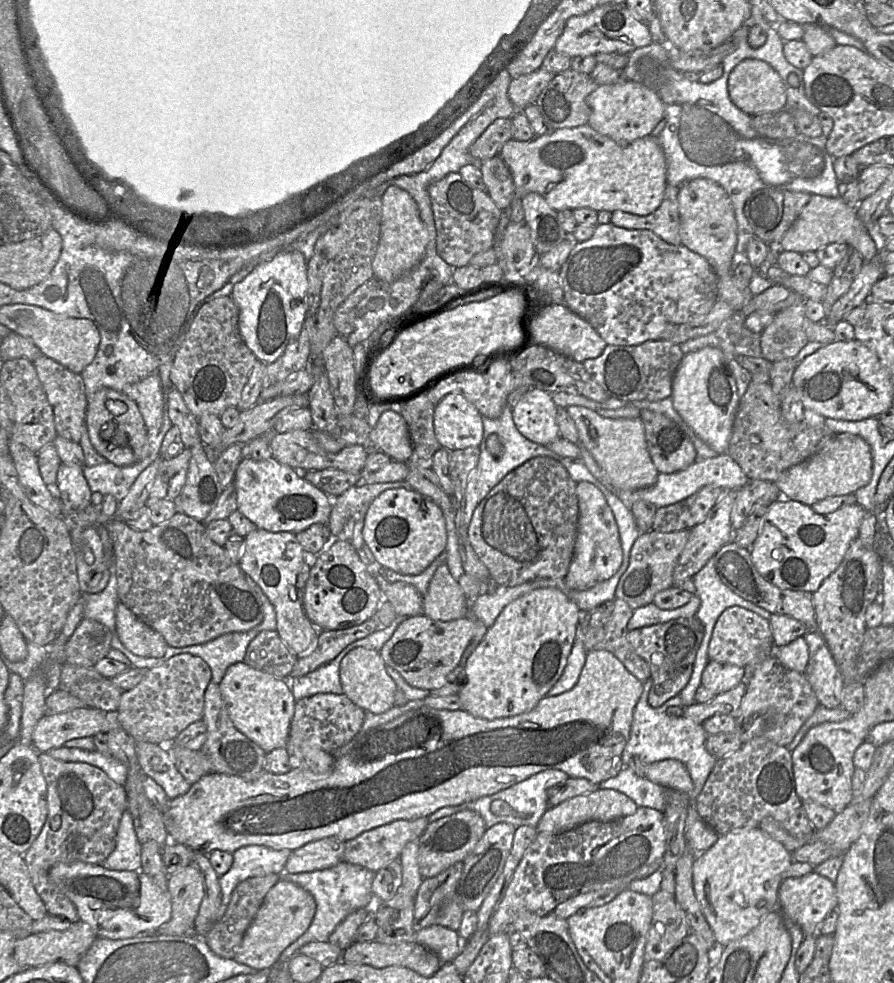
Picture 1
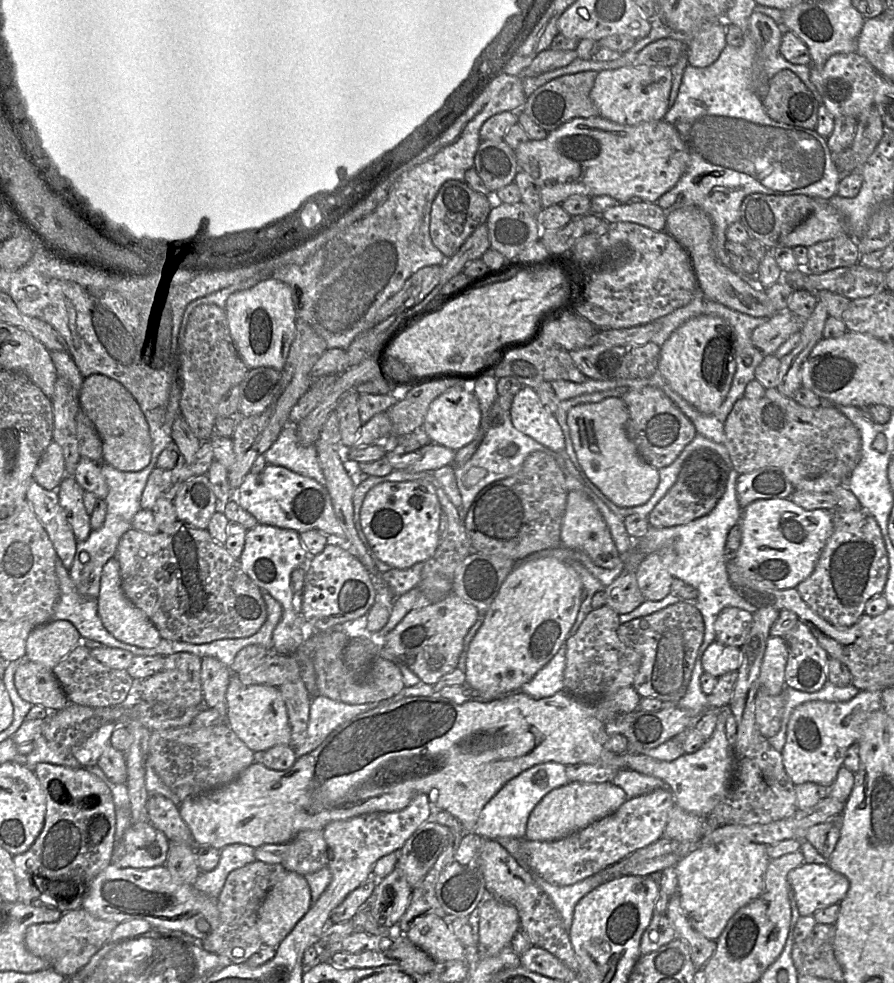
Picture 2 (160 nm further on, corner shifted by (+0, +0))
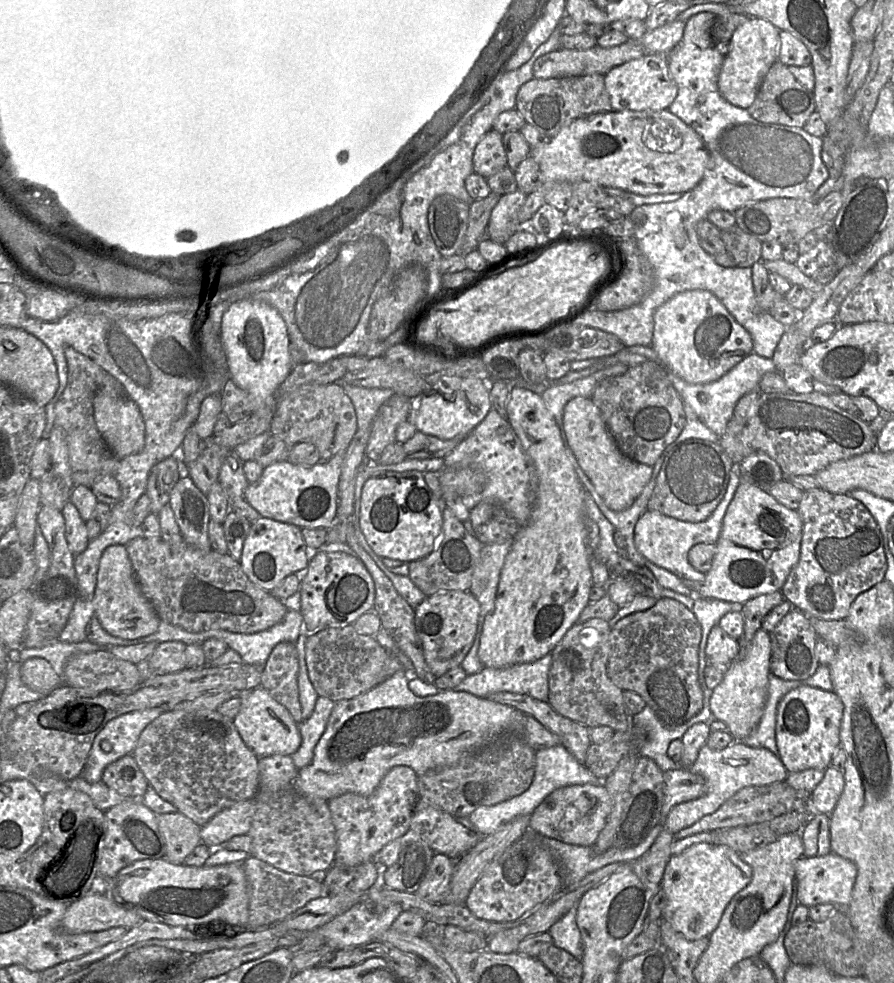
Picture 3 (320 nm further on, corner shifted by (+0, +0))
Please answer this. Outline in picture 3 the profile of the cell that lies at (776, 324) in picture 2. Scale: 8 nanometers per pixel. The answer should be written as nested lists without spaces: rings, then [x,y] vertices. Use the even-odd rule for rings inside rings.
[[[696,289],[680,292],[656,309],[652,348],[661,364],[672,373],[688,383],[701,384],[718,380],[753,353],[753,340],[749,332],[735,320],[713,293]]]

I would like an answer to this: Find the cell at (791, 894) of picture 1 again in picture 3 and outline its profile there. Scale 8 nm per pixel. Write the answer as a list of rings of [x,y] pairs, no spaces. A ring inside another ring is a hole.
[[[833,852],[824,856],[803,856],[795,862],[795,877],[797,881],[797,898],[800,904],[807,907],[830,903],[845,909],[851,900],[853,887],[857,876],[857,866]]]

